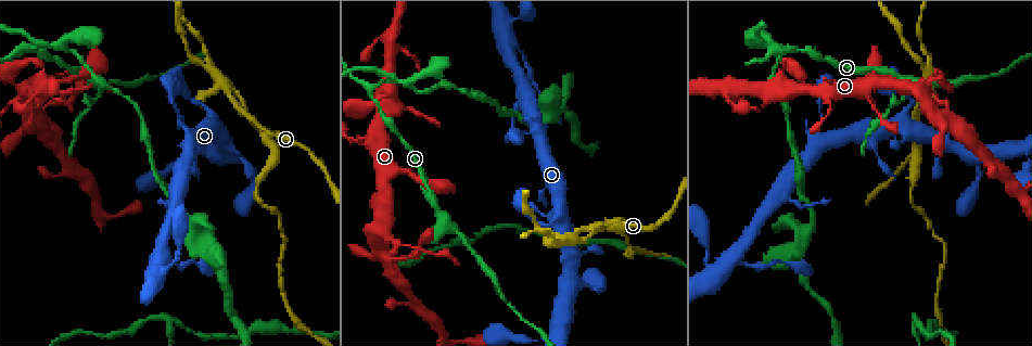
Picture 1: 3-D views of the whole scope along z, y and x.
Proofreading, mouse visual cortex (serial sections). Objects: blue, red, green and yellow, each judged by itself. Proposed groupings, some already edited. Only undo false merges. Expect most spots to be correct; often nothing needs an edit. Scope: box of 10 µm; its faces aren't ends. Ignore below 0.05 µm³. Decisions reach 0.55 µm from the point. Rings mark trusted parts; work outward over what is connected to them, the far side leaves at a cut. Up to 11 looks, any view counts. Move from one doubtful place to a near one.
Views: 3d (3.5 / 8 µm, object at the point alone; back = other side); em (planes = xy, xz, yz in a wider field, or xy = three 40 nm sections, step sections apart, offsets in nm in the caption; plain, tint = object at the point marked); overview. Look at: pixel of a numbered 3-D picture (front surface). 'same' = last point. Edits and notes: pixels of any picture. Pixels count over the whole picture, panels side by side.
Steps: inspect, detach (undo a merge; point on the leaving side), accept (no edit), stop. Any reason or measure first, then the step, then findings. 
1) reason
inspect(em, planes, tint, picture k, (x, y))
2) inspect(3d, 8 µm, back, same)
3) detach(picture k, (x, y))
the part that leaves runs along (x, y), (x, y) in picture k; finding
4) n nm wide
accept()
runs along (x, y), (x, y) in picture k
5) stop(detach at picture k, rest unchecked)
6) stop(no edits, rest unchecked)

arms run side by side
inspect(3d, 3.5 µm, picture 1, (256, 119))

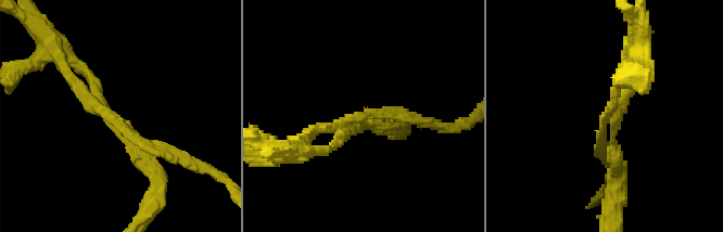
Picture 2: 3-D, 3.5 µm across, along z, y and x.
inspect(em, xy, step 5, tint, picture 2, (359, 119))

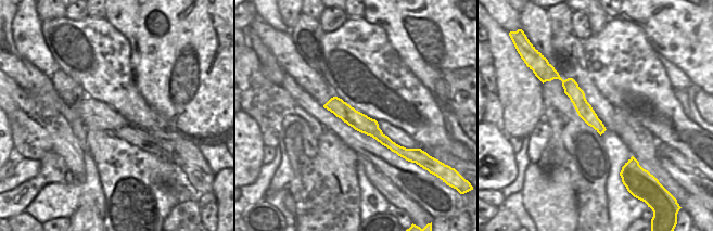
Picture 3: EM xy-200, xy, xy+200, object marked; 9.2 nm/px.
inspect(em, xy, step 1, tint, same)

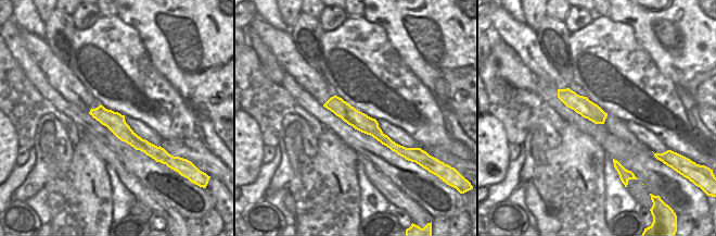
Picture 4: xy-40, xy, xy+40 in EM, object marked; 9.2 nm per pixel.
170 nm wide
detach(picture 2, (140, 156))
a second cell is stuck on

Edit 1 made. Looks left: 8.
arms part here
inspect(3d, 3.5 µm, picture 1, (447, 219))

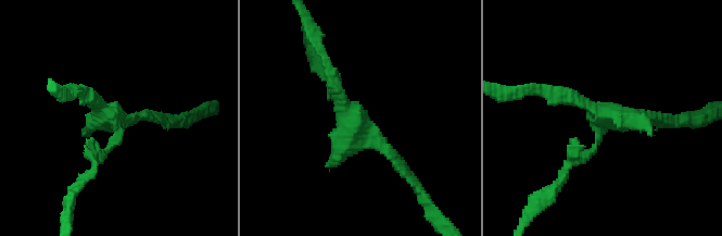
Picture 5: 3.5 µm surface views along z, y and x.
inspect(em, xy, step 5, tint, picture 5, (354, 117))

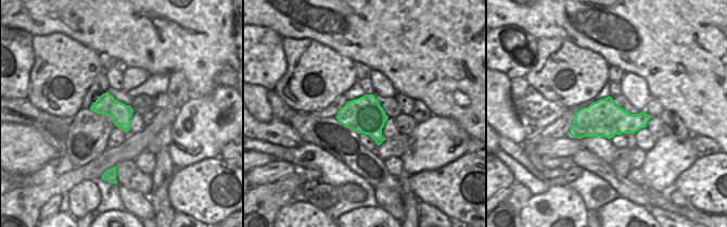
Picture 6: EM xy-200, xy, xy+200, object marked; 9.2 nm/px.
accept()
runs along (325, 63), (354, 122), (405, 172) in picture 5; all the same cell

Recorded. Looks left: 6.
inspect(3d, 3.5 µm, picture 1, (57, 46))

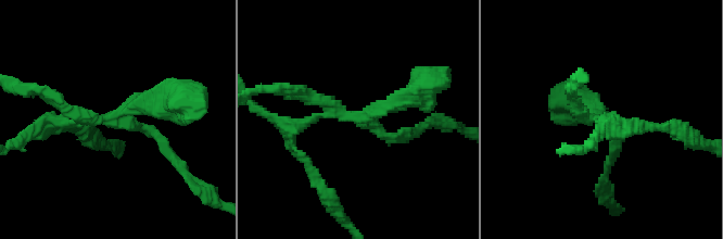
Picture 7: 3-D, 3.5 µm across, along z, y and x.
4 arms; arms of 150, 150, 200, 300 nm
inspect(em, planes, tint, picture 7, (361, 118))

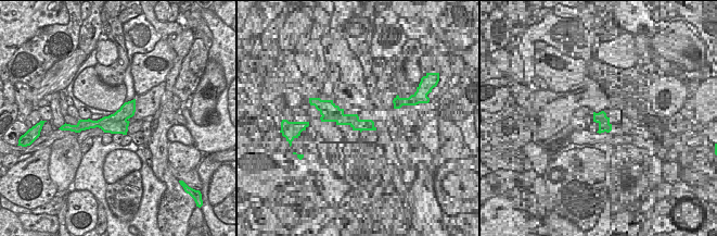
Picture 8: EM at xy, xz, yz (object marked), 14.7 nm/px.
detach(picture 7, (156, 136))
the part that leaves runs along (86, 118), (149, 128), (173, 159) in picture 7; a second cell is stuck on

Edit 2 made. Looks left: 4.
stop(detach at picture 2, detach at picture 7, rest unchecked)

